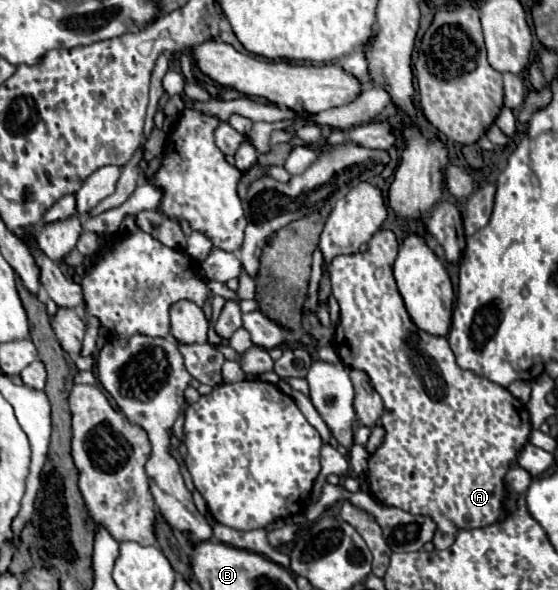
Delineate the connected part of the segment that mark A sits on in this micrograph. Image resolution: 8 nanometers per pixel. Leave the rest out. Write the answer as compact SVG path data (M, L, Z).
M381 229L377 231L371 241L369 241L369 247L367 251L359 251L359 253L351 253L351 255L337 255L331 263L329 263L329 279L331 279L331 293L333 297L337 299L339 303L339 323L337 323L337 329L335 329L335 339L333 339L333 347L335 351L339 353L341 361L351 367L351 369L361 369L367 373L371 385L375 387L375 391L381 395L383 399L383 417L381 417L381 423L385 427L385 439L383 439L383 445L371 453L369 457L369 477L367 477L367 483L369 483L369 489L373 493L375 499L379 499L381 503L385 505L393 505L393 507L399 507L399 509L405 509L409 513L415 513L415 515L427 515L431 519L435 519L437 523L437 533L435 533L435 539L433 539L433 545L435 549L447 549L453 545L453 539L457 535L459 529L479 529L479 527L487 527L487 525L493 525L499 517L505 515L505 485L503 485L503 477L505 473L509 471L509 467L515 463L517 459L517 453L521 451L521 447L527 443L529 439L529 433L531 433L531 425L529 425L529 413L527 413L527 407L515 399L505 387L501 385L493 385L489 379L485 377L477 377L475 373L469 373L469 371L463 371L459 369L459 365L455 363L455 357L453 357L453 351L449 349L449 343L445 337L435 337L435 335L429 335L425 333L423 329L419 329L413 319L409 317L407 309L405 309L405 303L403 303L403 297L397 289L397 283L395 283L395 277L393 277L393 263L395 263L395 257L399 253L399 241L395 237L393 231L389 229Z

